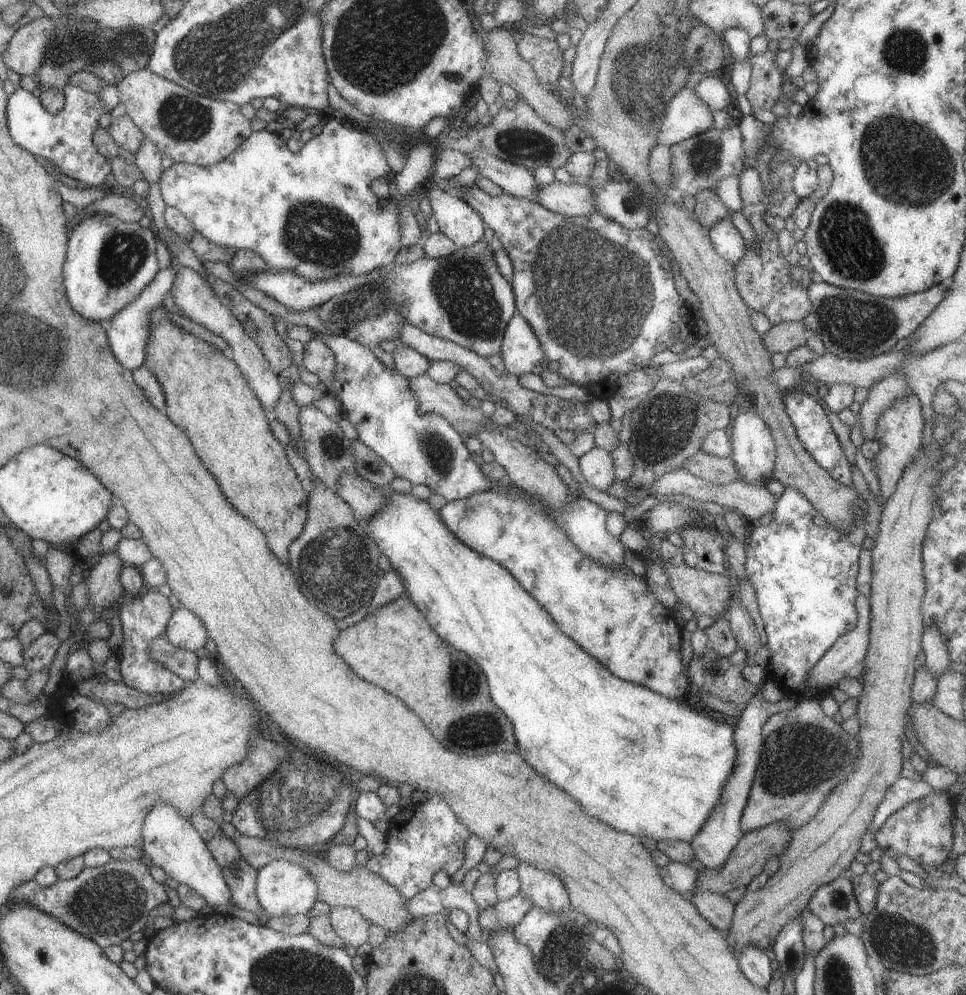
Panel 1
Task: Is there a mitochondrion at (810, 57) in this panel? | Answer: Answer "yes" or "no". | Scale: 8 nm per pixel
no

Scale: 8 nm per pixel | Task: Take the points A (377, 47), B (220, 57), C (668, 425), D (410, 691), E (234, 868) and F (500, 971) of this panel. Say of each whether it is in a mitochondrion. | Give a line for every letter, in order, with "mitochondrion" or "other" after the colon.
A: mitochondrion
B: mitochondrion
C: mitochondrion
D: other
E: other
F: other

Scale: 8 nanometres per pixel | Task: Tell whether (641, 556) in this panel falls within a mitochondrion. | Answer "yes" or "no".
no

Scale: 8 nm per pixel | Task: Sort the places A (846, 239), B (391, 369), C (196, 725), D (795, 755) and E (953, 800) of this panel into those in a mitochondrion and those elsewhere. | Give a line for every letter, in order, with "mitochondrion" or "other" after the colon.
A: mitochondrion
B: other
C: other
D: mitochondrion
E: other

